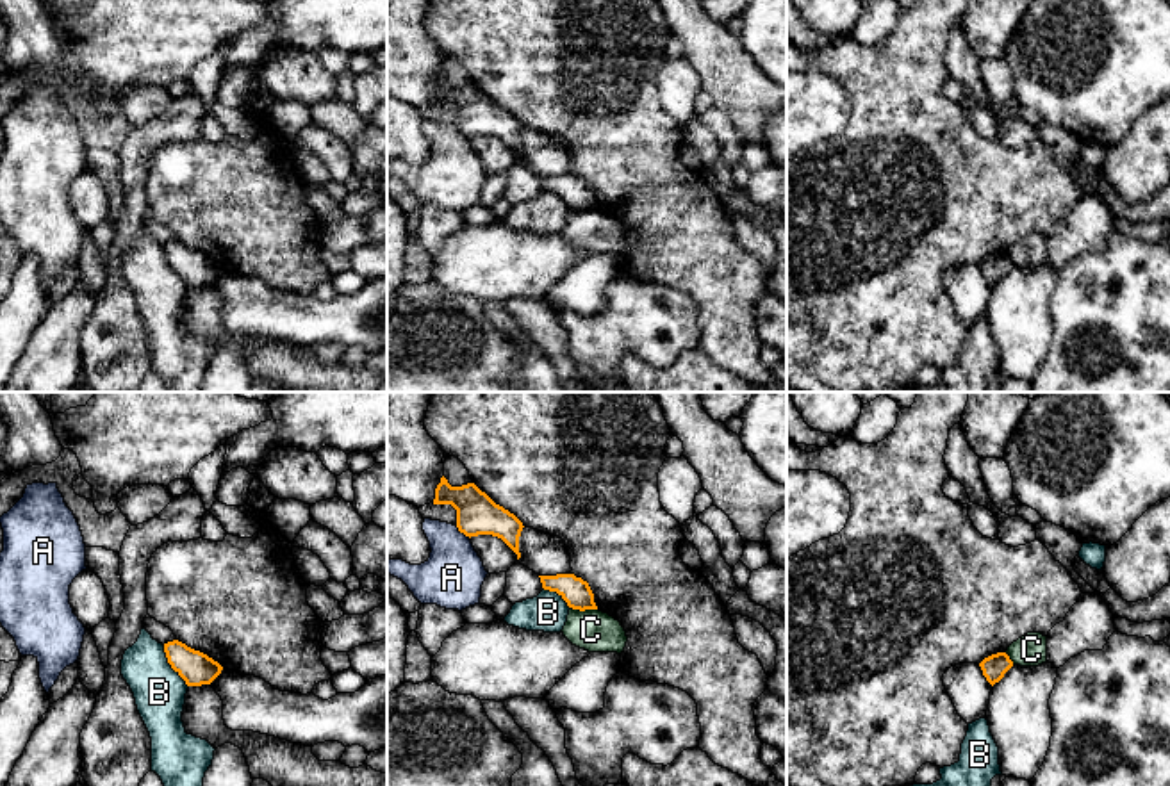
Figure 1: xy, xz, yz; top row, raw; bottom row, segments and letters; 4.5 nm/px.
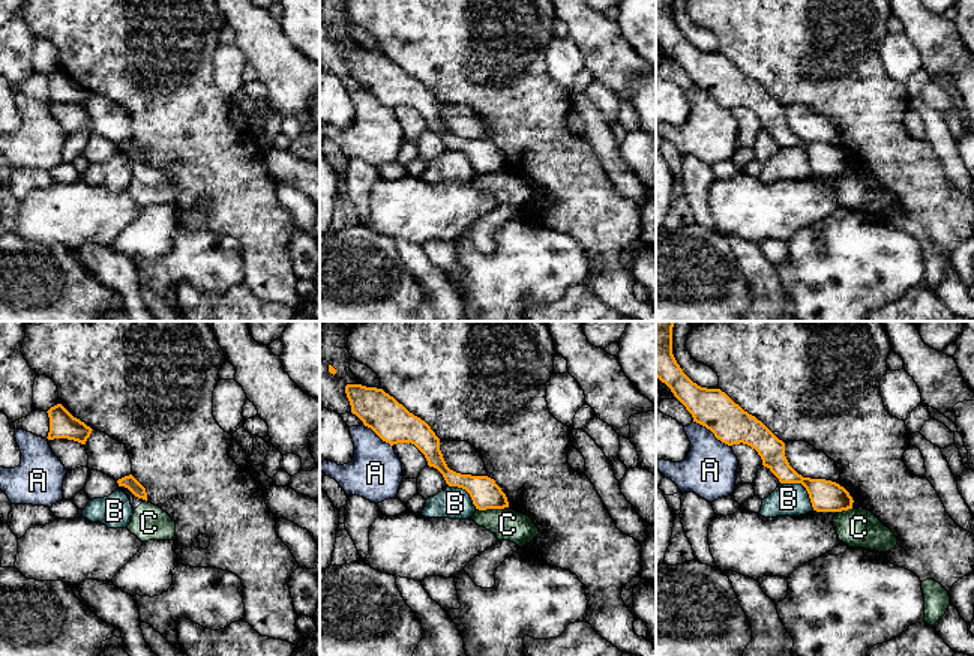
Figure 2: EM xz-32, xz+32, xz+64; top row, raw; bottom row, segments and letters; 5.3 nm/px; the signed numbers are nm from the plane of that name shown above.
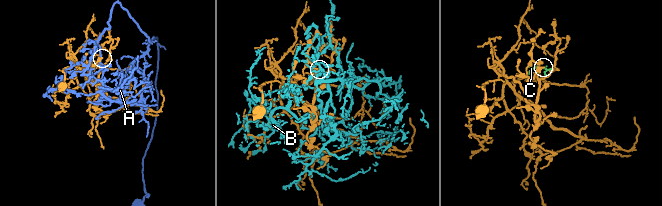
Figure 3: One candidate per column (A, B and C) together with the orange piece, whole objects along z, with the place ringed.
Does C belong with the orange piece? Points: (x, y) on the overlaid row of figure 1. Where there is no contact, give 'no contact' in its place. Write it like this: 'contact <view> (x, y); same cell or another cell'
contact xz (584, 610); another cell

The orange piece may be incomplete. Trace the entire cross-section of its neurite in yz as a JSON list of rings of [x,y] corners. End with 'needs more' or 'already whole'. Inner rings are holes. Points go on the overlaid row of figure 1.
[[[997,652],[997,654],[985,658],[979,663],[979,667],[981,667],[986,681],[993,686],[1013,667],[1013,661],[1009,659],[1009,656],[1006,652]]] | already whole

